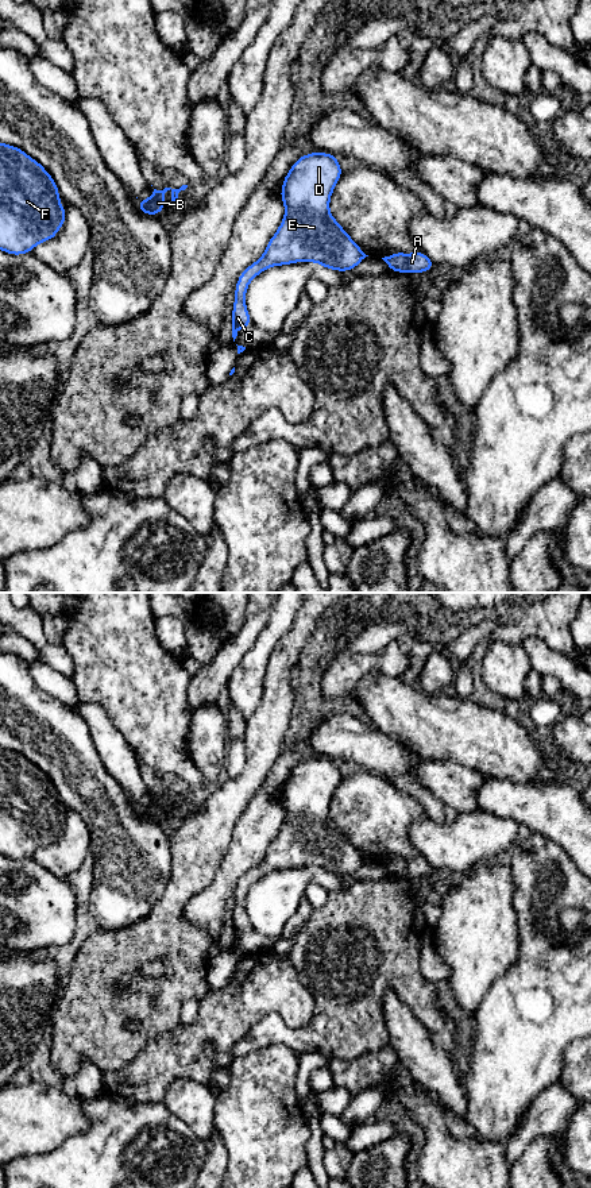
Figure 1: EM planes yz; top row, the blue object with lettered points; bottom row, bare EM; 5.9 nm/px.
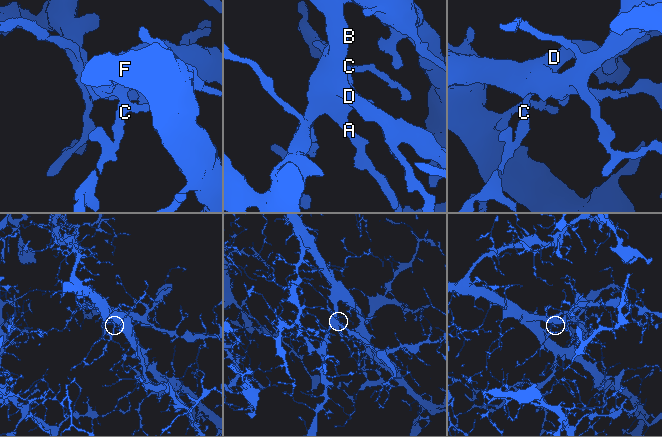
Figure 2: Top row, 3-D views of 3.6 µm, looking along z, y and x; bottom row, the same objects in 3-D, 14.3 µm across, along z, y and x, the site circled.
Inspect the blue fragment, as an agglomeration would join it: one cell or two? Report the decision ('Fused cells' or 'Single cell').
Single cell

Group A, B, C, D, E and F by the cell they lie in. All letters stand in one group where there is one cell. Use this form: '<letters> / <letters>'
A B C D E F

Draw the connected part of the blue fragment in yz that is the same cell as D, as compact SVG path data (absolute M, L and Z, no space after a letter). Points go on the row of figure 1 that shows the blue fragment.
M314 151L298 158L283 178L281 200L285 204L285 217L275 235L269 240L264 254L240 273L235 286L232 309L233 342L237 332L252 323L246 306L246 292L250 282L266 269L296 262L316 262L331 270L348 271L368 256L329 212L329 200L341 174L343 170L337 157Z

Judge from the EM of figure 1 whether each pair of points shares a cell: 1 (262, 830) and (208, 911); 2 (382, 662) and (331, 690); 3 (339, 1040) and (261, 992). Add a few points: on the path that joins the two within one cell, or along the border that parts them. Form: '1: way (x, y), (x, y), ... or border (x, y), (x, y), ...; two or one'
1: way (246, 851), (230, 871), (221, 891); one
2: way (370, 663), (354, 667), (343, 678); one
3: border (309, 990), (313, 1017), (290, 1029); two

